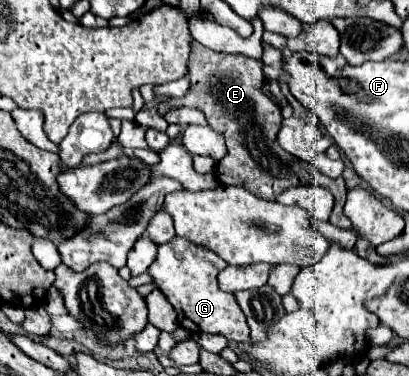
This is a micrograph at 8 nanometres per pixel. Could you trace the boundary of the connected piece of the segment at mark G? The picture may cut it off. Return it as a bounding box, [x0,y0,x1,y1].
[148,236,250,342]

